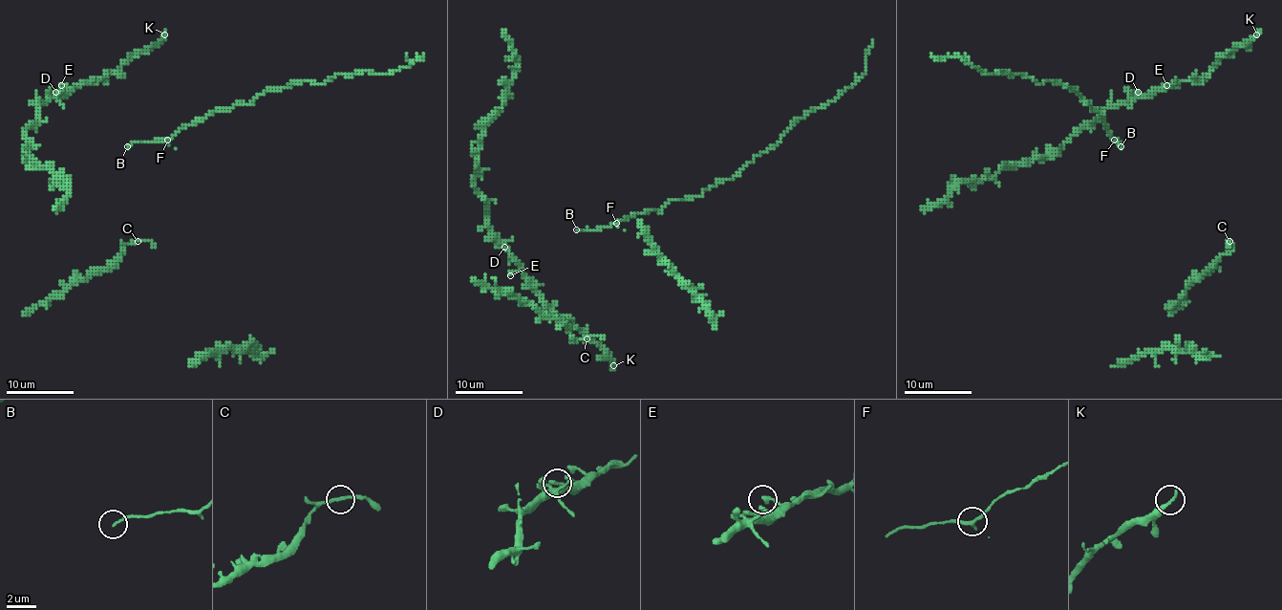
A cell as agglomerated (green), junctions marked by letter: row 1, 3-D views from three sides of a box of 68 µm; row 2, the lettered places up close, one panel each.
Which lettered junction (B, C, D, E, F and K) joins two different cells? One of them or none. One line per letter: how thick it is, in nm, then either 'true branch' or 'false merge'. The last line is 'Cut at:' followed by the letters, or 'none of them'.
B: 160 nm thick; true branch
C: 220 nm thick; true branch
D: 200 nm thick; true branch
E: 360 nm thick; true branch
F: 240 nm thick; true branch
K: 340 nm thick; true branch
Cut at: none of them

